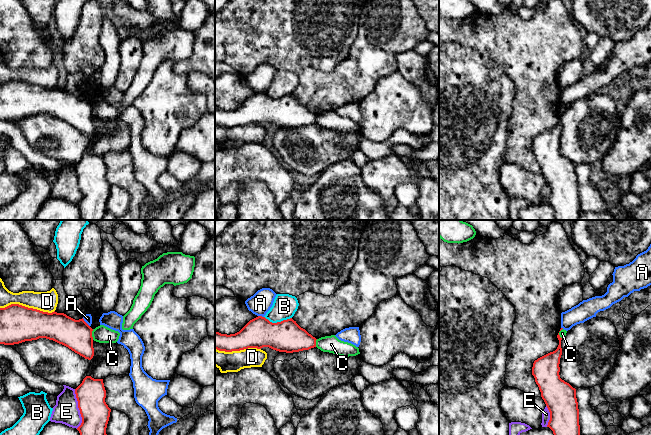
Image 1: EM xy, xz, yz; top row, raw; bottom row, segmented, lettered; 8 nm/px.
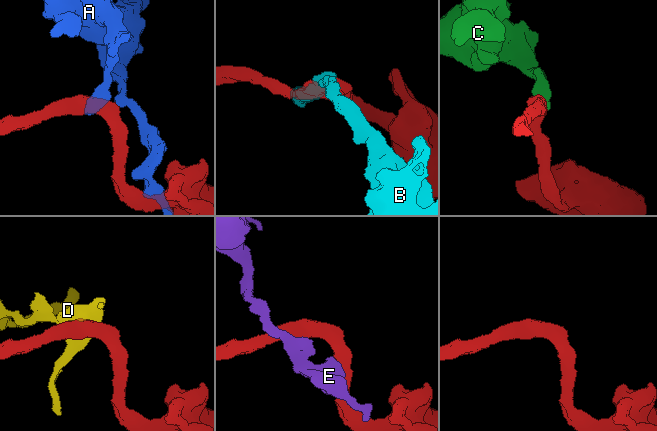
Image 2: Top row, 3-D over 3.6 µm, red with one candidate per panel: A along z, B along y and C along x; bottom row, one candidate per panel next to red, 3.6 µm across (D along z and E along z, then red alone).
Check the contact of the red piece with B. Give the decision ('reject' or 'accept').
reject

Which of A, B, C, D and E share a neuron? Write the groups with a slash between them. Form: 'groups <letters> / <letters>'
groups A / B / C / D / E

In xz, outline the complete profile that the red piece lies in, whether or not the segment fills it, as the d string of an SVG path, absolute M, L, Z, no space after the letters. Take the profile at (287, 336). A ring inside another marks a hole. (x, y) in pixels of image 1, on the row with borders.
M258 316L235 334L215 331L215 349L225 352L269 347L279 352L293 353L316 347L316 340L292 318L272 323Z

